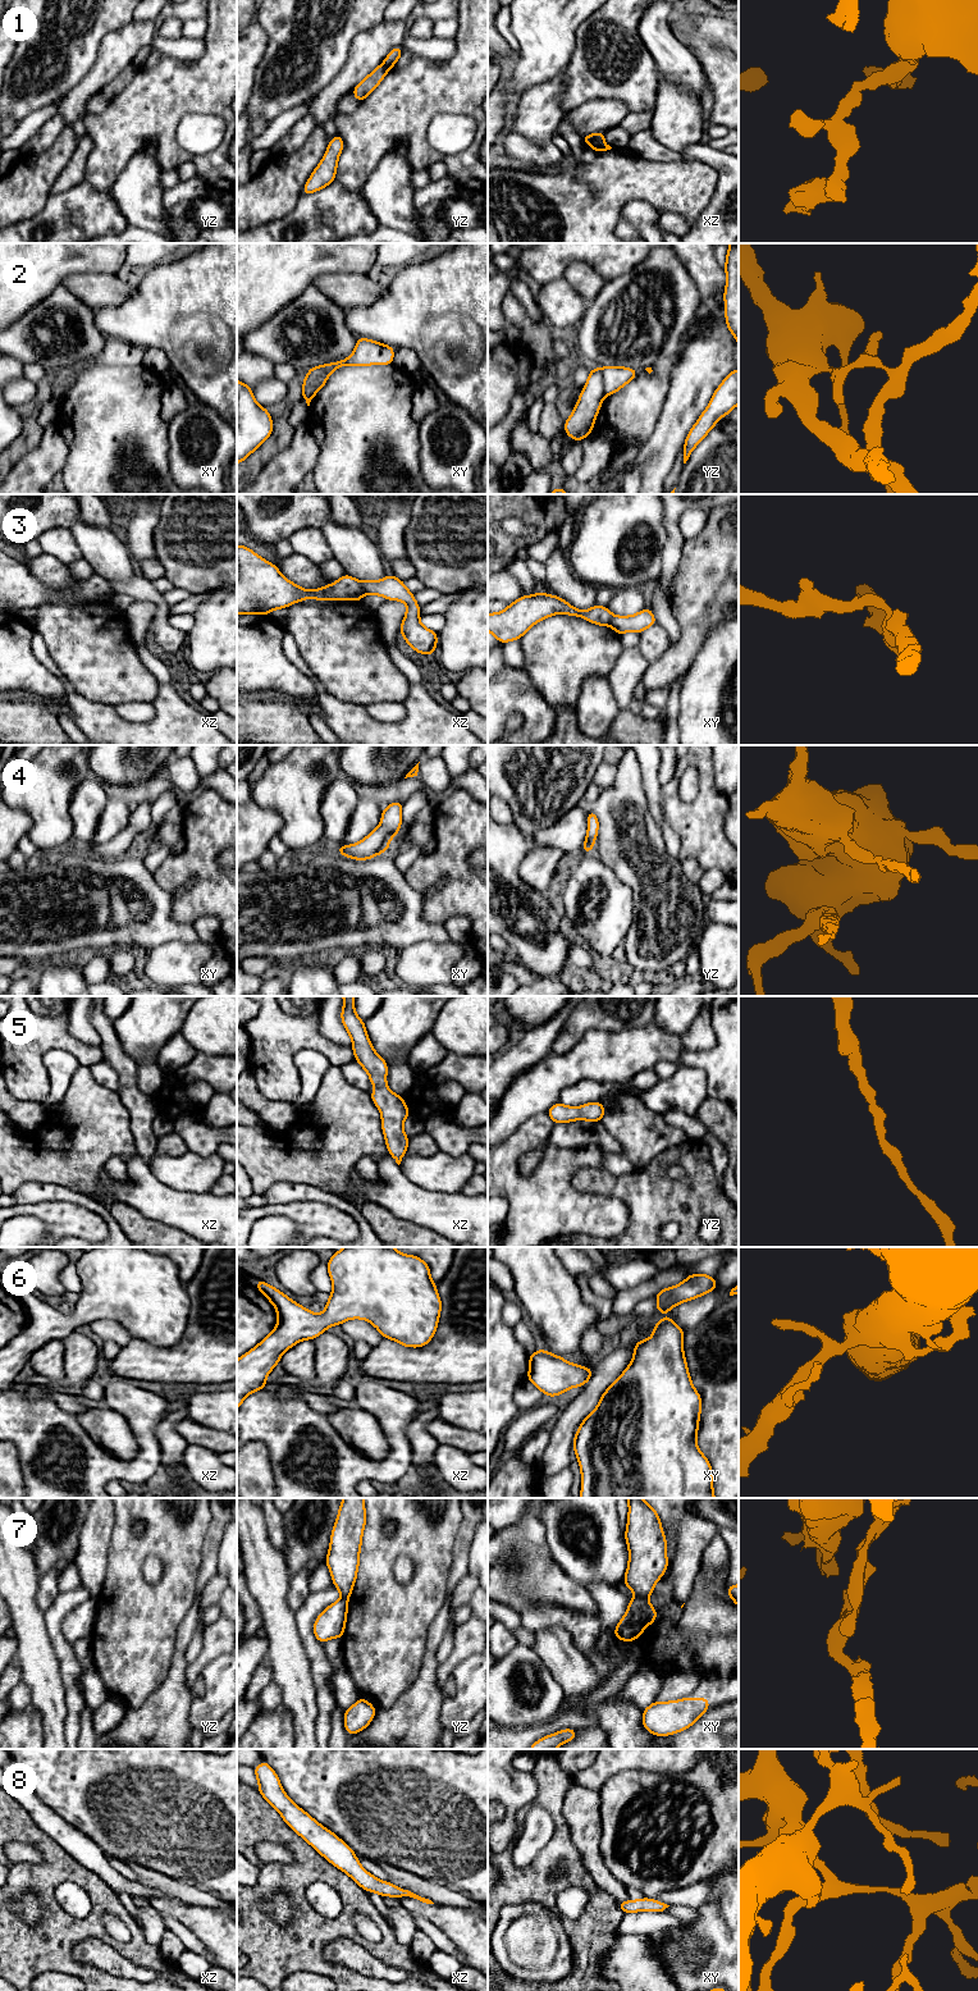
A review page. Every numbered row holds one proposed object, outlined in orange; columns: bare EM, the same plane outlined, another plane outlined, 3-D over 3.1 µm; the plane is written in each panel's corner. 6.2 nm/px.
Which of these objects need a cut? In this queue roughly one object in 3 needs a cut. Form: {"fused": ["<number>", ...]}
{"fused": ["1", "2", "3", "7"]}

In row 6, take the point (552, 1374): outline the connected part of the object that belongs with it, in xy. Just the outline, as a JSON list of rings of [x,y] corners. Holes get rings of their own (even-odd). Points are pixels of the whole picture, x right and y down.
[[[543,1348],[529,1356],[529,1364],[526,1379],[538,1387],[544,1396],[550,1397],[557,1397],[570,1388],[585,1387],[594,1373],[594,1369],[567,1362],[563,1357]]]

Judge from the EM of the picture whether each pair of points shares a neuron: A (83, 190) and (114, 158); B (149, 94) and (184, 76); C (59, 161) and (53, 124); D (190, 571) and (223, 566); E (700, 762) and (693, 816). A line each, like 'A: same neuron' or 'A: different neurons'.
A: different neurons
B: same neuron
C: different neurons
D: same neuron
E: same neuron

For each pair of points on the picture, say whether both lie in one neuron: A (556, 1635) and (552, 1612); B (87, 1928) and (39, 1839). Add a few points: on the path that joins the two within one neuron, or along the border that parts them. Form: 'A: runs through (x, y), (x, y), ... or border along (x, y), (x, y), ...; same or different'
A: border along (533, 1634), (547, 1628), (562, 1626), (576, 1645); different
B: runs through (62, 1918), (49, 1903), (49, 1864); same

